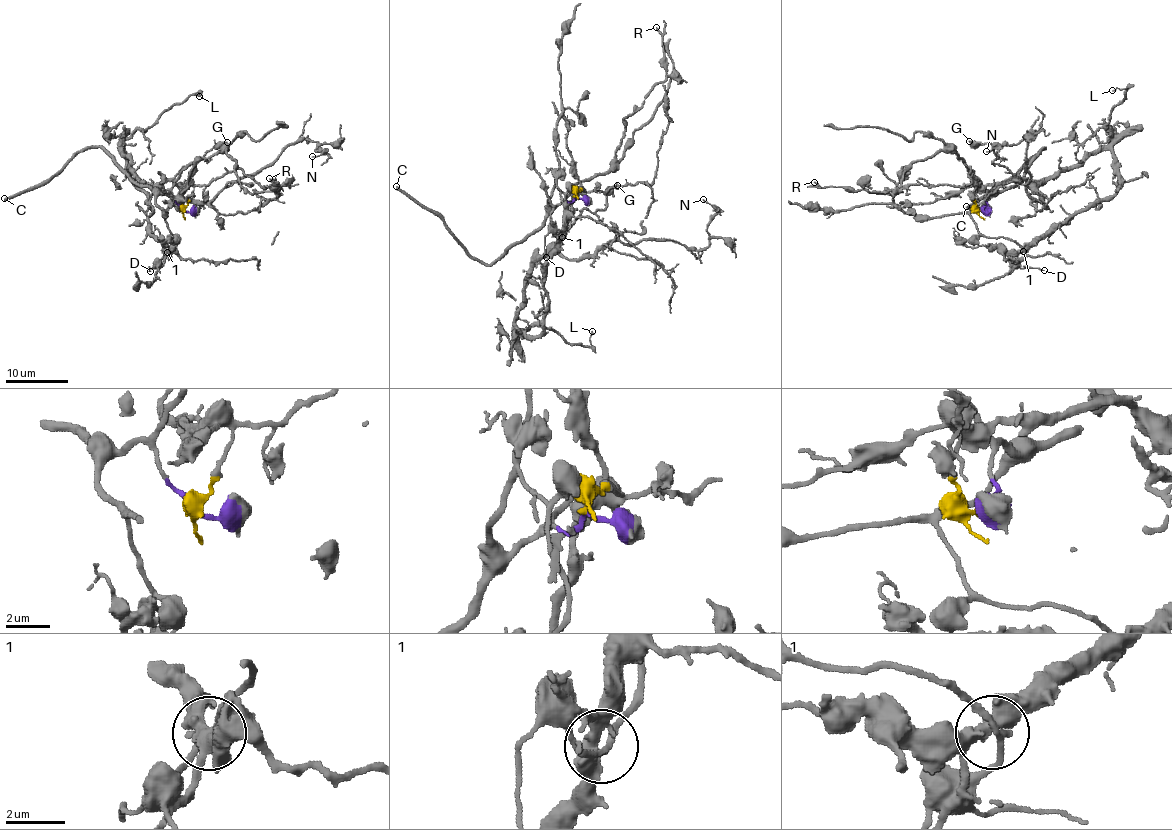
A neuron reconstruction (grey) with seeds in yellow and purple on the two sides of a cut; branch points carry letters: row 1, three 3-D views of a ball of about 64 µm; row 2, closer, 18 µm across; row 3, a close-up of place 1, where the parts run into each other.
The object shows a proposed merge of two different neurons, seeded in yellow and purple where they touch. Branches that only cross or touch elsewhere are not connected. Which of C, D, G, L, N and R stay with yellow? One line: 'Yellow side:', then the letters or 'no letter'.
Yellow side: G, L, N

